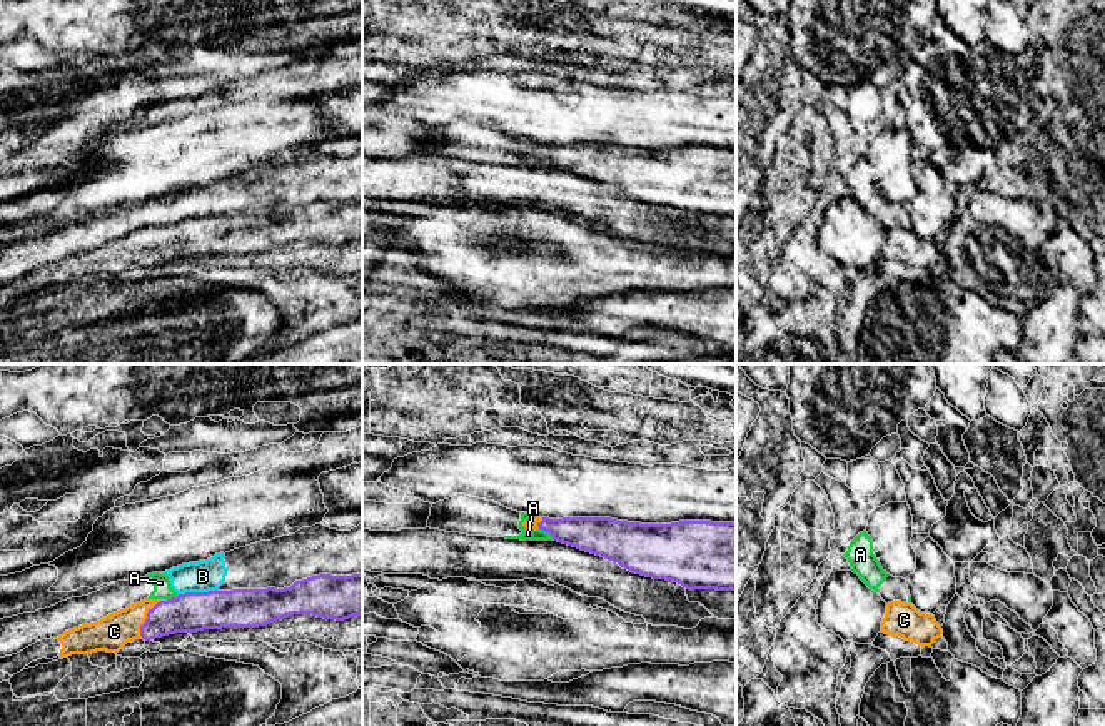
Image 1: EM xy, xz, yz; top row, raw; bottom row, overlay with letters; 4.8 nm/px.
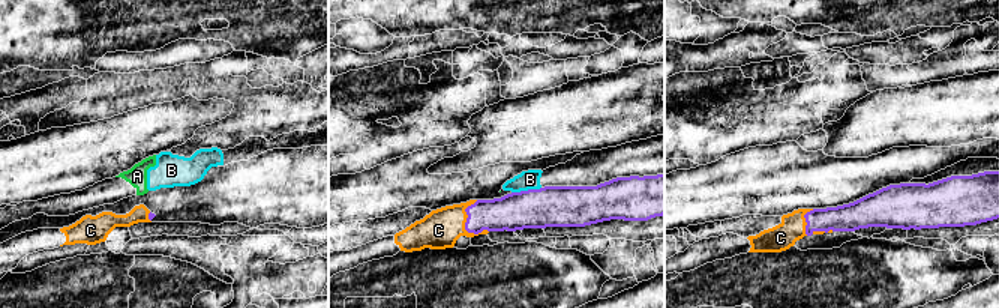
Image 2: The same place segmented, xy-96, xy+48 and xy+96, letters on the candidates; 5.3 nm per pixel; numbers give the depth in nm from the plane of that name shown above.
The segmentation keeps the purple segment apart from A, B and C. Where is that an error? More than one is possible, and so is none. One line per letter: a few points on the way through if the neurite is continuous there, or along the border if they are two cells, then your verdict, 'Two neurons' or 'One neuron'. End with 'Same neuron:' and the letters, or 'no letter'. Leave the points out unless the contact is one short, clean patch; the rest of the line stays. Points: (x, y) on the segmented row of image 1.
A: Boundary: xz (539, 528), (555, 539). Two neurons
B: Boundary: xy (217, 589), (179, 594). Two neurons
C: One neuron
Same neuron: C

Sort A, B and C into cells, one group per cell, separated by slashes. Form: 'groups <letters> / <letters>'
groups A B / C

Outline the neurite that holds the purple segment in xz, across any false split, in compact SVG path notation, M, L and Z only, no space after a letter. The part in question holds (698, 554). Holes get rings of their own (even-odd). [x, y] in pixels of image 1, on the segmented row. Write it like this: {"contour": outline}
{"contour": "M536 516L526 529L541 529L554 541L618 562L621 567L653 579L666 579L686 589L736 591L736 522L679 521L641 524L611 517Z"}

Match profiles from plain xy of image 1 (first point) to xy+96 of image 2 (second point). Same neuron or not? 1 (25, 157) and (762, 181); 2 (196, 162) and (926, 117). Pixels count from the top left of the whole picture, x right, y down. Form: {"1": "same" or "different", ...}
{"1": "different", "2": "same"}

